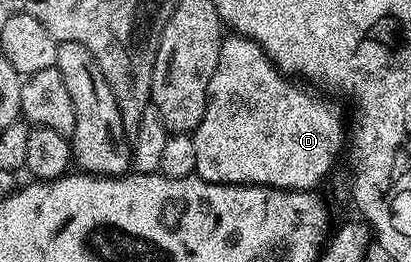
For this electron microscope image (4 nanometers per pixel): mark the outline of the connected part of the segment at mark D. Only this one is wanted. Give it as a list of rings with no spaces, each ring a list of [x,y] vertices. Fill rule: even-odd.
[[[228,35],[219,45],[217,70],[213,70],[213,74],[209,78],[209,86],[207,87],[205,114],[193,133],[193,150],[195,151],[194,175],[199,176],[210,184],[260,184],[266,188],[284,188],[290,192],[306,192],[318,189],[320,187],[318,184],[326,178],[327,171],[334,166],[335,159],[339,156],[339,151],[342,148],[344,151],[345,148],[345,120],[343,124],[343,116],[339,113],[338,106],[333,101],[326,100],[326,98],[331,99],[324,95],[322,91],[316,90],[311,86],[304,86],[298,79],[280,72],[257,42],[253,42],[247,36]]]

